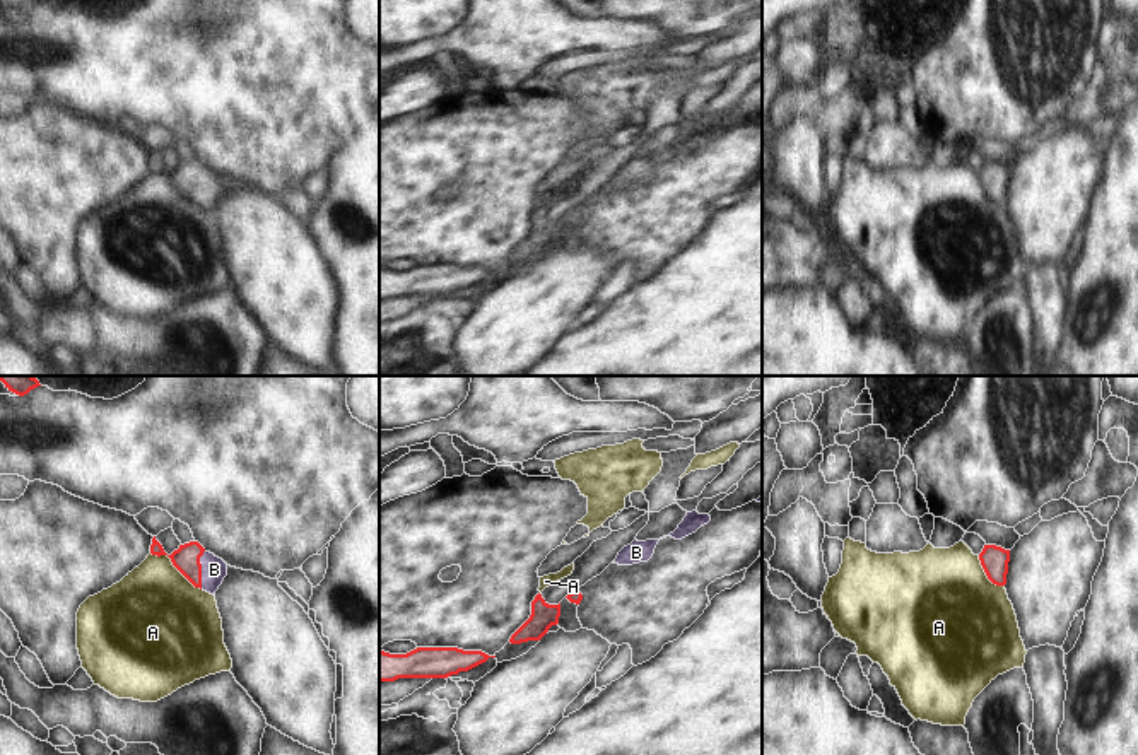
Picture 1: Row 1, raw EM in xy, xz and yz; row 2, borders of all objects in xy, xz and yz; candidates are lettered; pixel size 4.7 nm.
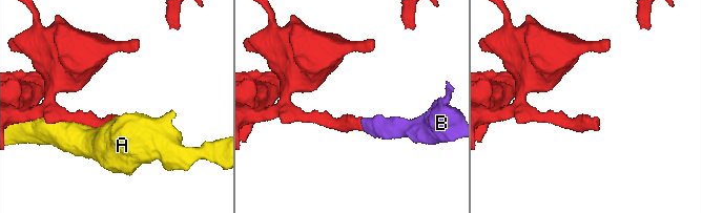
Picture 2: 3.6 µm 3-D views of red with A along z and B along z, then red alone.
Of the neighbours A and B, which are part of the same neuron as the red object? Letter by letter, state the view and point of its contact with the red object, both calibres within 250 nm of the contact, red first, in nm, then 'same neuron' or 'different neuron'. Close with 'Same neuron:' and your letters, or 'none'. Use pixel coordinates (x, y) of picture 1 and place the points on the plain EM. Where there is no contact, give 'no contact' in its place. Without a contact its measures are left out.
A: contact xy (175, 183); calibres 130 and 460 nm; different neuron
B: contact xy (200, 187); calibres 130 and 120 nm; same neuron
Same neuron: B

